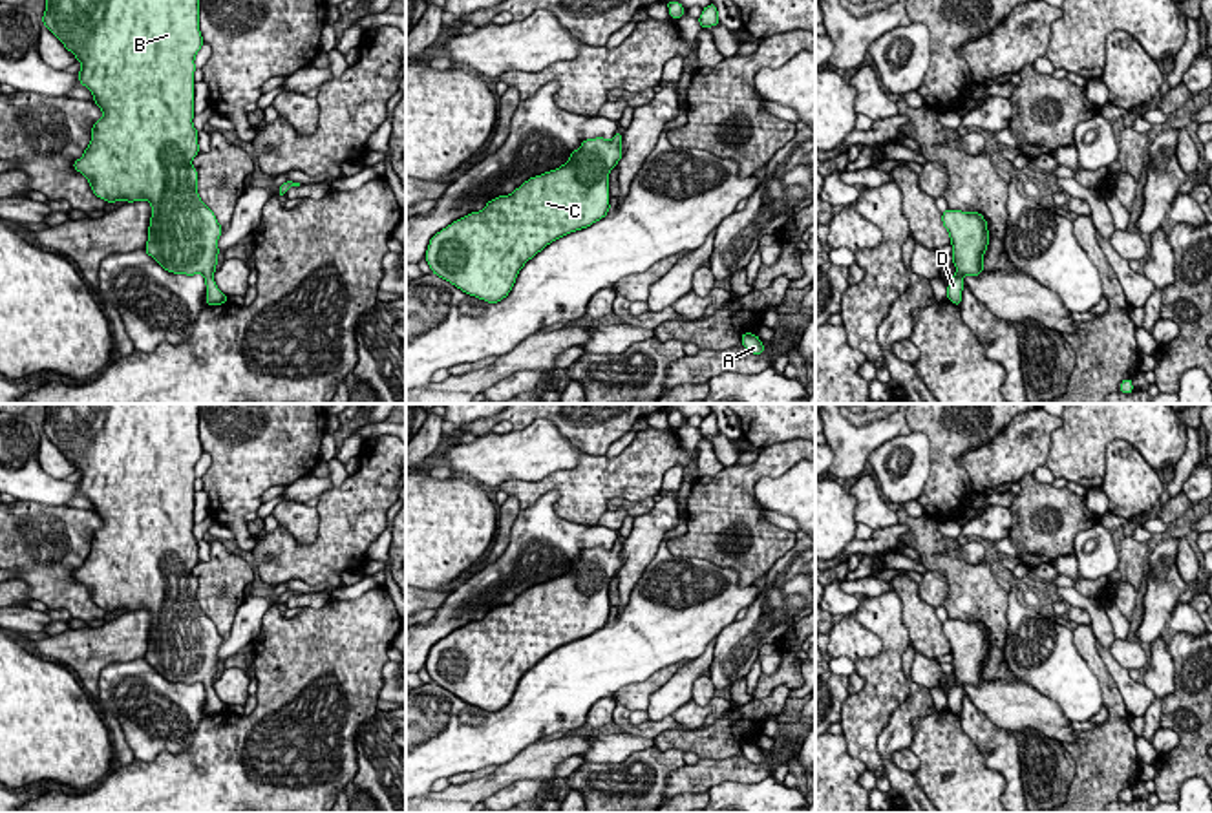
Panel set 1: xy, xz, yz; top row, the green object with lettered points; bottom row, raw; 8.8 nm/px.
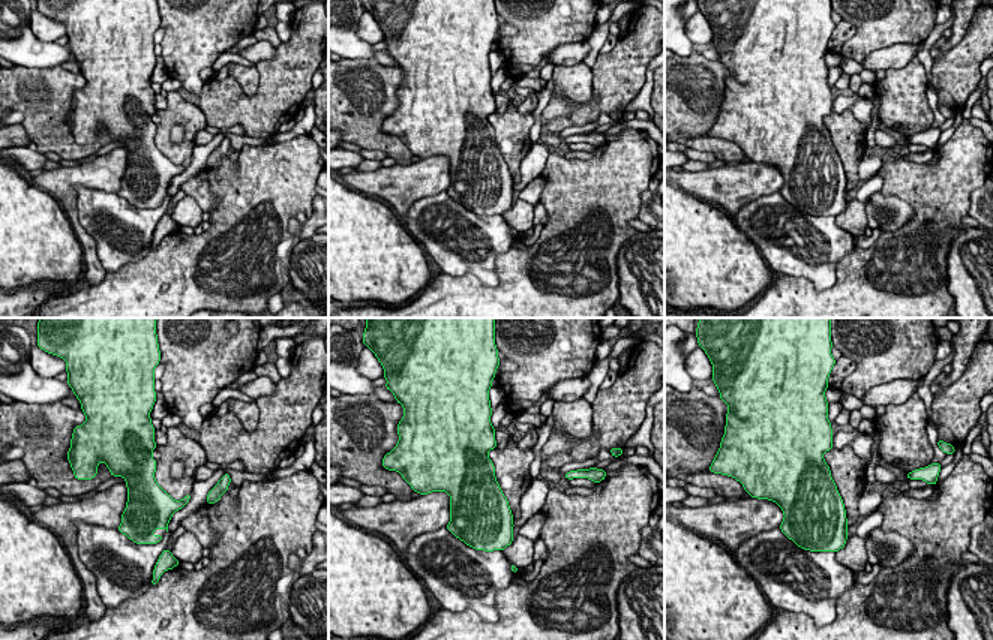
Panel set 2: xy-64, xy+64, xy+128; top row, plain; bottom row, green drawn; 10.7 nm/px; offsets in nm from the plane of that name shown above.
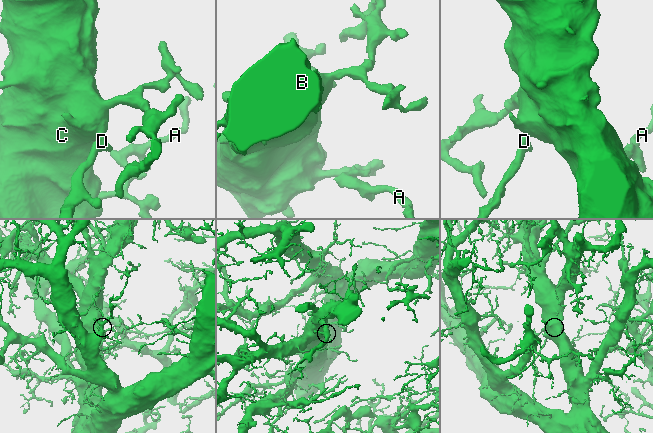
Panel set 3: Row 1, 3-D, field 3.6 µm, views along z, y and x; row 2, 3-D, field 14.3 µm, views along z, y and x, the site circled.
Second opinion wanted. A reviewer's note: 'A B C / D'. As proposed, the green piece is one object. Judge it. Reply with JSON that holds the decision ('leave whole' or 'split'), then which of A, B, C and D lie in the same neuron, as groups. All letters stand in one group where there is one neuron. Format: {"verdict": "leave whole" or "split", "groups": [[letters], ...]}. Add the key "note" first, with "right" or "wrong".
{"note": "wrong", "verdict": "leave whole", "groups": [["A", "B", "C", "D"]]}

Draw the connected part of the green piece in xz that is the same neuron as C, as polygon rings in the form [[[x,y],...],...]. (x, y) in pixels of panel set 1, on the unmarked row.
[[[620,541],[611,550],[603,546],[583,550],[559,577],[530,586],[512,603],[488,610],[483,619],[437,641],[426,660],[431,681],[470,705],[488,713],[501,711],[528,669],[552,650],[607,625],[611,619],[609,583],[622,565]]]

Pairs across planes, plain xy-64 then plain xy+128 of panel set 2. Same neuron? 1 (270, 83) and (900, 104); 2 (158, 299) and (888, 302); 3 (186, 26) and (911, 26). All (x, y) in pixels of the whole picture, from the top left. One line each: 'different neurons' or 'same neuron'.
1: different neurons
2: same neuron
3: same neuron

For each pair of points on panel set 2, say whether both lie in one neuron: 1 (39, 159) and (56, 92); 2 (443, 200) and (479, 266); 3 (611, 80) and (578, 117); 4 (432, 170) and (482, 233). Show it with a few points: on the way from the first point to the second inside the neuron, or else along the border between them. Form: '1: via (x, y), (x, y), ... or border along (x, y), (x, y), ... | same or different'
1: border along (36, 150), (42, 153) | different
2: via (443, 216), (443, 224), (468, 249) | same
3: via (611, 90), (588, 113) | same
4: border along (444, 191), (420, 197), (411, 206) | different

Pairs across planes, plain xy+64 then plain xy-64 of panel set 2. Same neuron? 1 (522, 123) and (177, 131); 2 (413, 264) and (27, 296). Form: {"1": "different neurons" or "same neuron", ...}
{"1": "different neurons", "2": "different neurons"}

